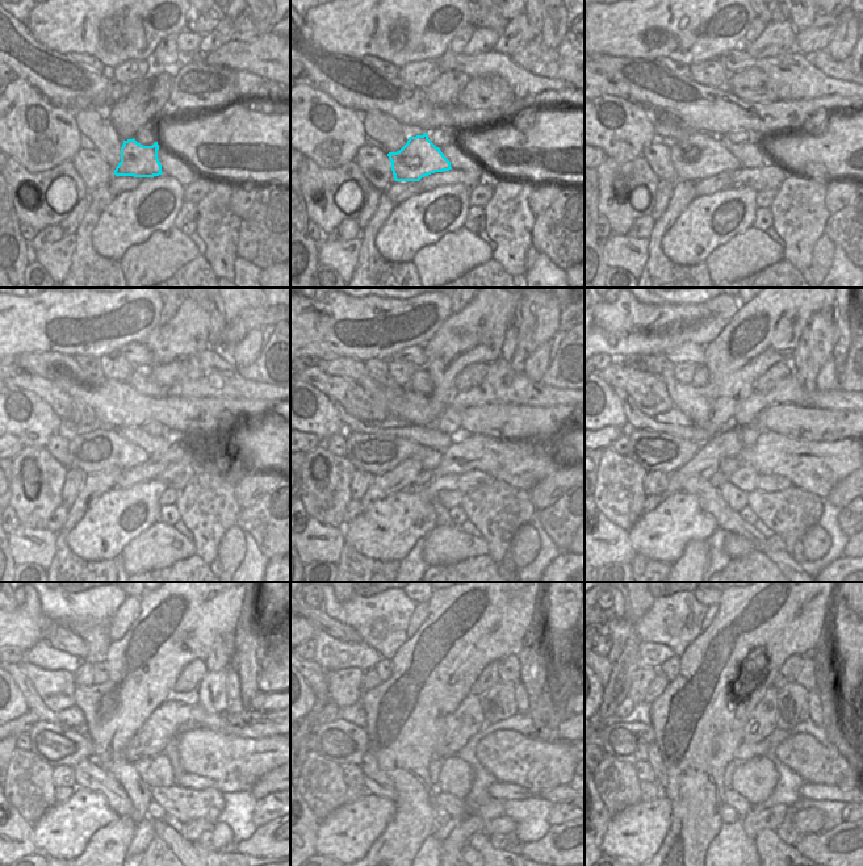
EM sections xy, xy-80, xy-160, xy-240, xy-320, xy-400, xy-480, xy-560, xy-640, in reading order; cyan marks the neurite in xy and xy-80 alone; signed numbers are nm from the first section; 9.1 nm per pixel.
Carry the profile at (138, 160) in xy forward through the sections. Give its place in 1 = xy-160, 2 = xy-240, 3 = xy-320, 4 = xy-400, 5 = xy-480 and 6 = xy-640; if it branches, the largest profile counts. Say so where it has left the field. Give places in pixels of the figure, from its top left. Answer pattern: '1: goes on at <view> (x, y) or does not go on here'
1: goes on at xy-160 (703, 155)
2: goes on at xy-240 (93, 452)
3: goes on at xy-320 (375, 454)
4: goes on at xy-400 (657, 452)
5: goes on at xy-480 (58, 745)
6: goes on at xy-640 (625, 741)

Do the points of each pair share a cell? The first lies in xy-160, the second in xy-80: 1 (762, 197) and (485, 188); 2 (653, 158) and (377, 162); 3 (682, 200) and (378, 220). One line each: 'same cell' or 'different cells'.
1: same cell
2: same cell
3: same cell

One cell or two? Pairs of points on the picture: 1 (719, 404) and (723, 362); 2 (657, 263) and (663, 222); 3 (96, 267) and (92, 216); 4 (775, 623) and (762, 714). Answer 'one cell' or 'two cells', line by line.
1: one cell
2: one cell
3: one cell
4: two cells

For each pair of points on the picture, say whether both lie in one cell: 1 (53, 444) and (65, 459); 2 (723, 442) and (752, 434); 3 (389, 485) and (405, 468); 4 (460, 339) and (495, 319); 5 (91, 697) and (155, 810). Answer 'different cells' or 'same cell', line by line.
1: same cell
2: different cells
3: same cell
4: same cell
5: different cells

